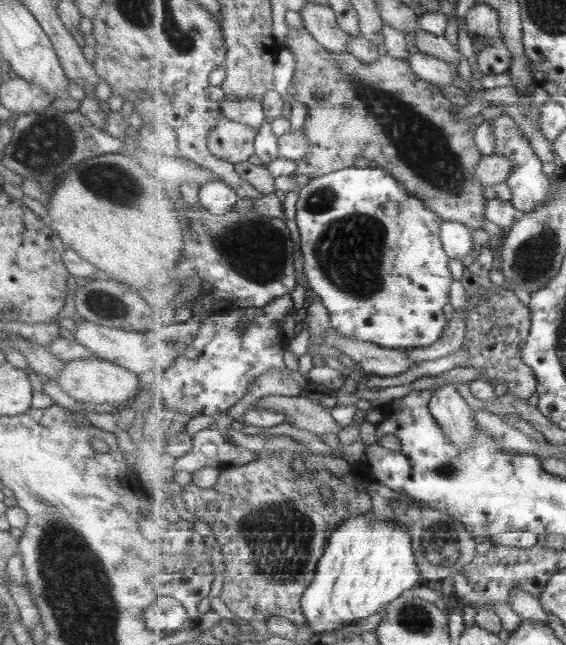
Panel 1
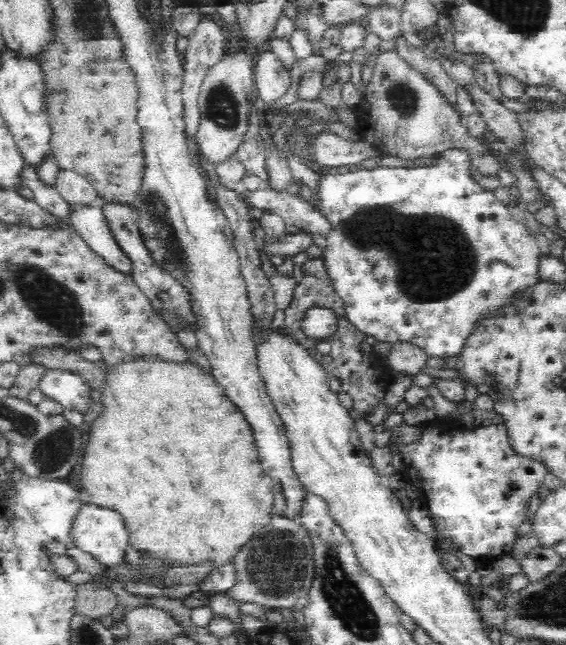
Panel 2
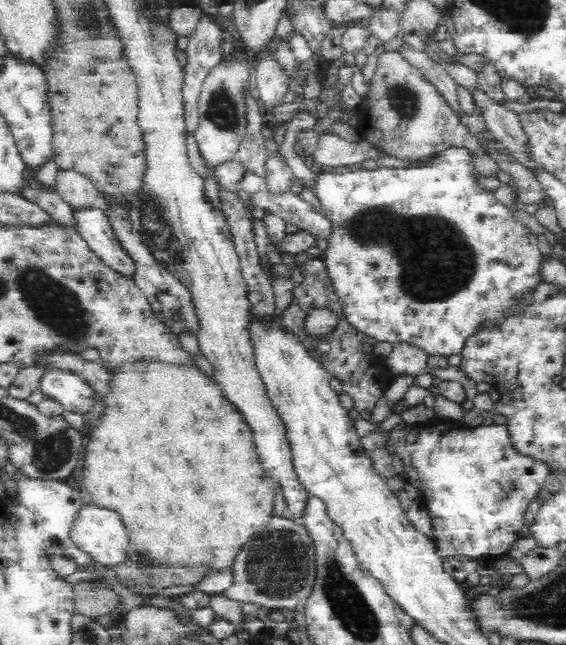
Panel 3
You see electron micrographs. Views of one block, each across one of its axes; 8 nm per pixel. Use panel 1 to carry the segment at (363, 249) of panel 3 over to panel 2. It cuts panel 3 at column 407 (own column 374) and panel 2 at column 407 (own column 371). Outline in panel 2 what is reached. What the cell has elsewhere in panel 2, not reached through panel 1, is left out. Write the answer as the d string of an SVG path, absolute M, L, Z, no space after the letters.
M450 149L441 152L432 164L427 166L378 166L373 170L360 167L356 172L349 171L344 174L326 170L320 173L317 191L321 201L320 213L330 222L330 232L326 234L326 246L320 258L324 261L335 293L342 299L345 317L367 337L389 343L406 341L421 348L426 356L438 356L445 362L448 358L460 354L466 338L474 329L474 322L480 320L480 316L492 317L498 308L502 308L502 304L506 304L506 298L511 293L521 292L526 286L539 280L536 260L540 256L540 249L536 244L535 234L525 224L515 221L506 205L499 202L493 192L484 190L474 180L469 172L471 168L466 150Z

